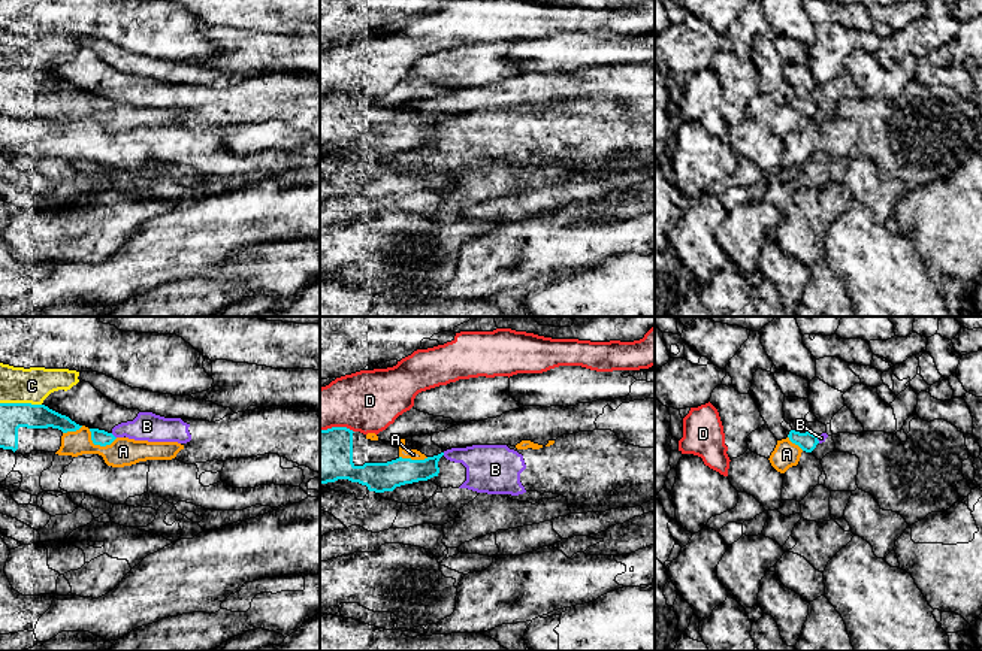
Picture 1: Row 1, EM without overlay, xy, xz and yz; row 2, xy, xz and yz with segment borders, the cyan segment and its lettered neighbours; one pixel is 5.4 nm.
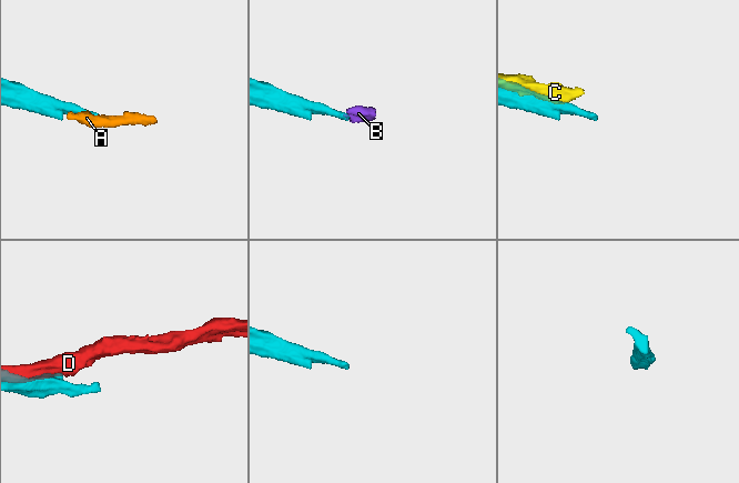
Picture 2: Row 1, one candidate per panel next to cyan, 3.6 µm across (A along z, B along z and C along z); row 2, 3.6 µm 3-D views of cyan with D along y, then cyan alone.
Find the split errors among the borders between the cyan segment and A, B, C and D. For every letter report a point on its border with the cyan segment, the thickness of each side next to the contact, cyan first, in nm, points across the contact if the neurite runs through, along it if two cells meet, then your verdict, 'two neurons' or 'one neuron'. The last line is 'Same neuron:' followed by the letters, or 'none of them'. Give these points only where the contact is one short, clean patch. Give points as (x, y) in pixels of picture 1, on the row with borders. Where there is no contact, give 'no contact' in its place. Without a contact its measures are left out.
A: xy (99, 444) | 90/160 nm | across xy (102, 438), (99, 444), (123, 451) | one neuron
B: xy (114, 436) | 90/160 nm | along xy (111, 433), (115, 438) | two neurons
C: xy (21, 403) | 140/190 nm | two neurons
D: xz (337, 427) | 280/340 nm | two neurons
Same neuron: A

